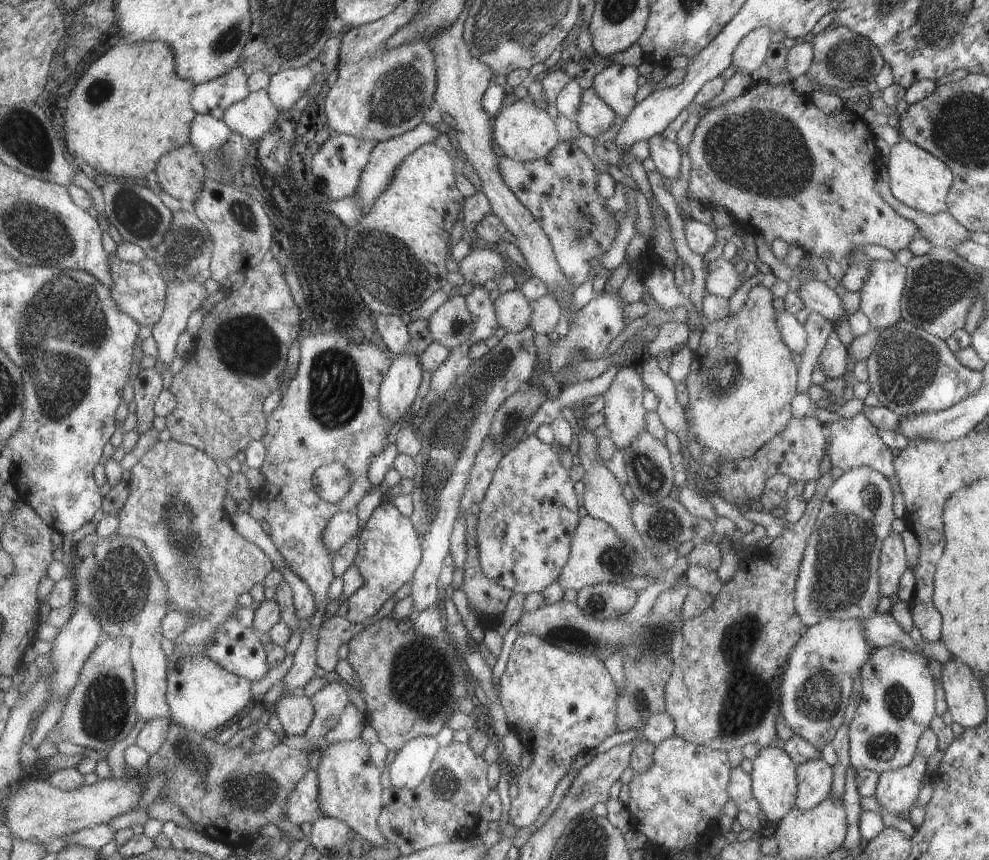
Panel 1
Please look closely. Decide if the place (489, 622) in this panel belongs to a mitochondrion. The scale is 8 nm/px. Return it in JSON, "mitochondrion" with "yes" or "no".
{"mitochondrion":"no"}

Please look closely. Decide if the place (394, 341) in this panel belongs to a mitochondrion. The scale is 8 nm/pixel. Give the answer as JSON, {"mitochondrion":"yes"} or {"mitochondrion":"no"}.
{"mitochondrion":"no"}

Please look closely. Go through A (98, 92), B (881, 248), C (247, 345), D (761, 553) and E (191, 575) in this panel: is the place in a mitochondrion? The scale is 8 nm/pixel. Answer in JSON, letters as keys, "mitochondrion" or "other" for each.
{"A":"mitochondrion","B":"other","C":"mitochondrion","D":"other","E":"mitochondrion"}

